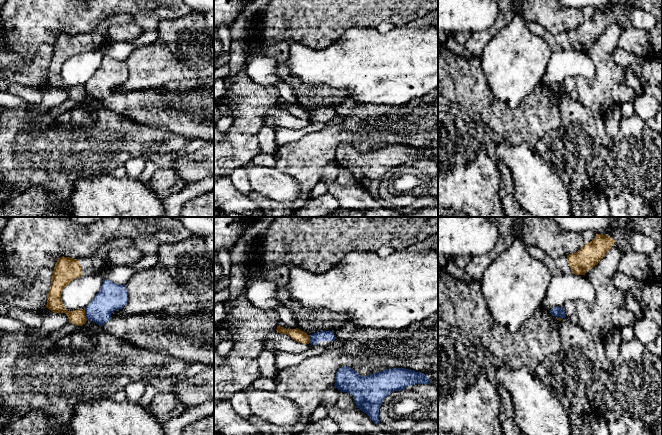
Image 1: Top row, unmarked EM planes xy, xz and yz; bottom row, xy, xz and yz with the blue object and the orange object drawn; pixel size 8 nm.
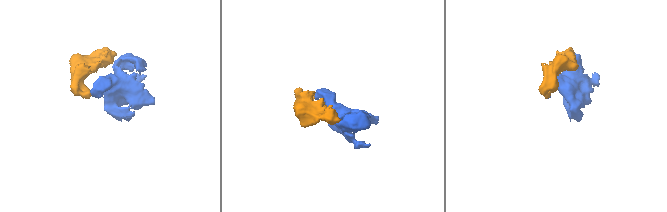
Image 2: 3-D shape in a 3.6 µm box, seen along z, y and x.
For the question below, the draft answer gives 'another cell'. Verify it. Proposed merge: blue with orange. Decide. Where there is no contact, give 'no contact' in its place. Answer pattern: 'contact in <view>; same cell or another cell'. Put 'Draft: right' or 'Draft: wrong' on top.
Draft: right
contact in xy; another cell

